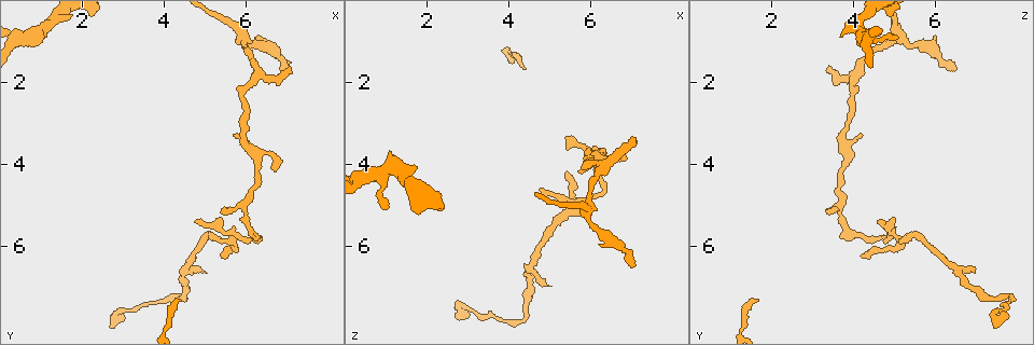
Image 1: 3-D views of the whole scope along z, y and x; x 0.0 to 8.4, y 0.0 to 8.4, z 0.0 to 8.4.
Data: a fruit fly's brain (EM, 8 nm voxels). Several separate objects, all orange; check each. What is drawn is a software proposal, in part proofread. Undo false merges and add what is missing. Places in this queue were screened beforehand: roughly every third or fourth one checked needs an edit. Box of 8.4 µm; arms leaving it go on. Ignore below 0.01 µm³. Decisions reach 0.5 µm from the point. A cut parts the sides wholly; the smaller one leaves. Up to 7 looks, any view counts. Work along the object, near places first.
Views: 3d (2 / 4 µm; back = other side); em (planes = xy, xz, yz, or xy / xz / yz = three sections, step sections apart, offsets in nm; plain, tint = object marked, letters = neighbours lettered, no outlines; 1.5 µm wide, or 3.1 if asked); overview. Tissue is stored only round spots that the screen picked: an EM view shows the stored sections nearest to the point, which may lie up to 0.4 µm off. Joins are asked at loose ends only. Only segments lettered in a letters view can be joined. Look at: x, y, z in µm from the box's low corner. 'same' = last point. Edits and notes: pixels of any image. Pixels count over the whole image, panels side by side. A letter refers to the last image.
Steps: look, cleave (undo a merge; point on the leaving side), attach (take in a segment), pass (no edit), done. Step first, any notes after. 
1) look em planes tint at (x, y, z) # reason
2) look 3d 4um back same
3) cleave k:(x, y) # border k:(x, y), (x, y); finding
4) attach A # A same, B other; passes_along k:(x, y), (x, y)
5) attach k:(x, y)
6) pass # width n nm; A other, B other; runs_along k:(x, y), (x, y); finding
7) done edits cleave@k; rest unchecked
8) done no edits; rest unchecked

look 3d 2um at (5.60, 5.85, 5.15)

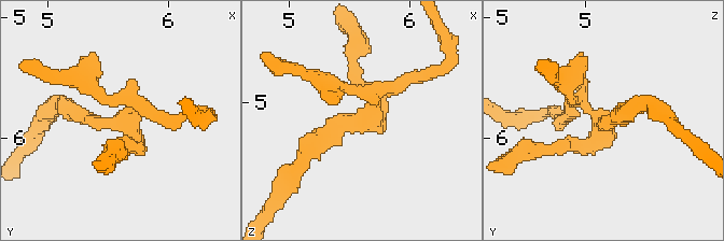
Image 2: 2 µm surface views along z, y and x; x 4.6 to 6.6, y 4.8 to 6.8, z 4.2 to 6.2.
look em xz step 8 tint at (5.64, 5.84, 5.10)

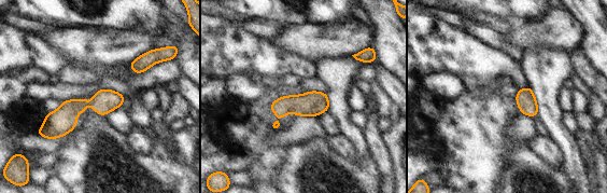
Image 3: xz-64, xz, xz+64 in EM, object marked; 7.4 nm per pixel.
look em xz step 8 letters same # what lies round it

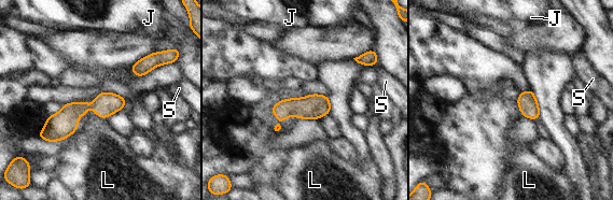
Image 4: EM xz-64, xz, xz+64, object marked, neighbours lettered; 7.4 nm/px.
pass # J other, L other, S other; one neuron here

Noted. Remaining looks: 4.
look em planes letters at (7.05, 1.75, 3.35)

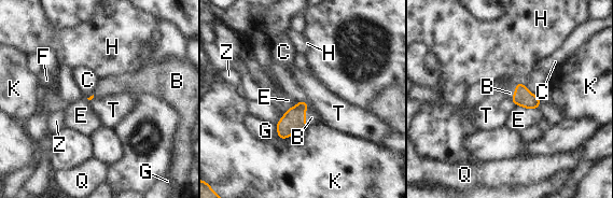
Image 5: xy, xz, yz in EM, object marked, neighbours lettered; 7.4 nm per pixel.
attach B # B same, C other, E other, F other, G other, H other, K other, Q other, T other, Z other; passes_along 5:(293, 121), (305, 114), (311, 117); the neuron continues

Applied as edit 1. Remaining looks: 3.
look em xy step 8 tint at (0.95, 0.90, 5.15) # an open end

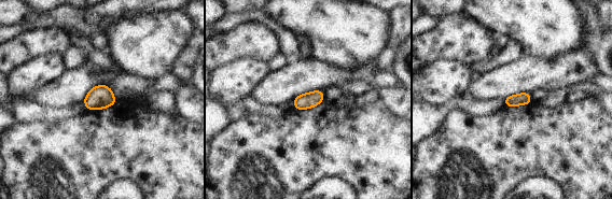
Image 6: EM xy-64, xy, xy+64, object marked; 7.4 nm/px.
look em planes letters same

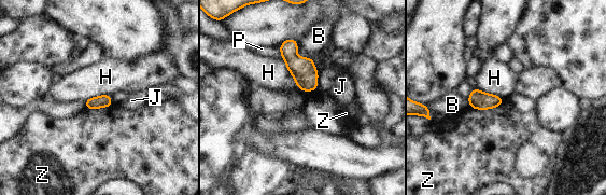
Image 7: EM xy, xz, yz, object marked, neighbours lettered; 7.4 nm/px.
pass # B other, H other, J other, P other, Z other; border 7:(281, 56), (299, 88), (316, 89); none of them fits

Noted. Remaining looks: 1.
done edits attach@5; rest unchecked

